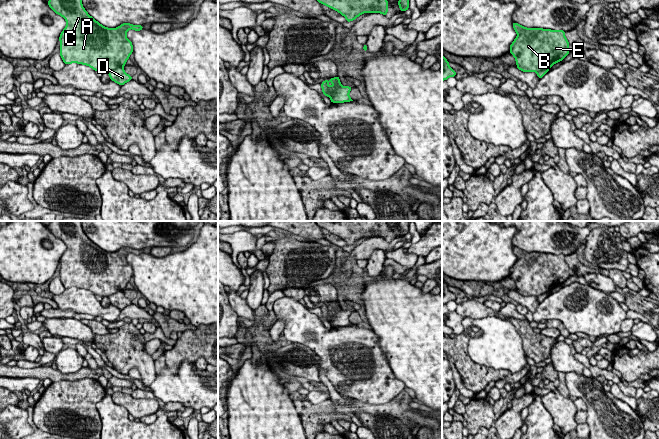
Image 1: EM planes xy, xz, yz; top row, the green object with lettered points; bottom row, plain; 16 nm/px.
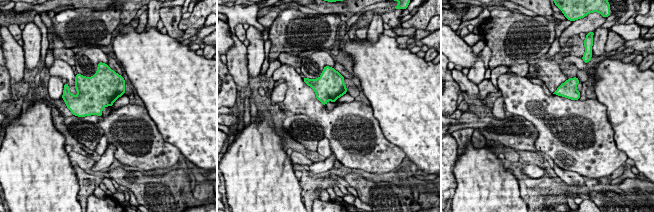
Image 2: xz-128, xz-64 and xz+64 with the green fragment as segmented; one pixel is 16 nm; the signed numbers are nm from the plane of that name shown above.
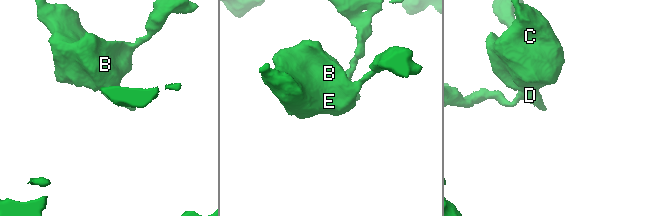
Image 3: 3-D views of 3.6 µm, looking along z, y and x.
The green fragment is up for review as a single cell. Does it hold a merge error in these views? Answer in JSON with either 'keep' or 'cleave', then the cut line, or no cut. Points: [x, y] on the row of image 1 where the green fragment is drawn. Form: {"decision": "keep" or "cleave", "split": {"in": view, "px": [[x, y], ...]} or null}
{"decision": "cleave", "split": {"in": "xy", "px": [[122, 66], [106, 72]]}}

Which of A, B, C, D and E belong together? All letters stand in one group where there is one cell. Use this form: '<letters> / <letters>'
A B C E / D

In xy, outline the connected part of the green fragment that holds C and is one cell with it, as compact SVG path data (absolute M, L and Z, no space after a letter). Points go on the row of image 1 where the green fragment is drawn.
M49 0L47 4L67 22L59 37L59 52L65 65L83 64L103 73L125 66L133 52L132 42L127 38L126 33L129 29L140 31L143 29L143 25L123 23L117 28L107 28L87 13L82 5L82 0Z

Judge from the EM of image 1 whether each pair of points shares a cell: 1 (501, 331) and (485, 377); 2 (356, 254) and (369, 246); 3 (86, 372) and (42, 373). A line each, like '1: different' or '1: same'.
1: different
2: same
3: same

